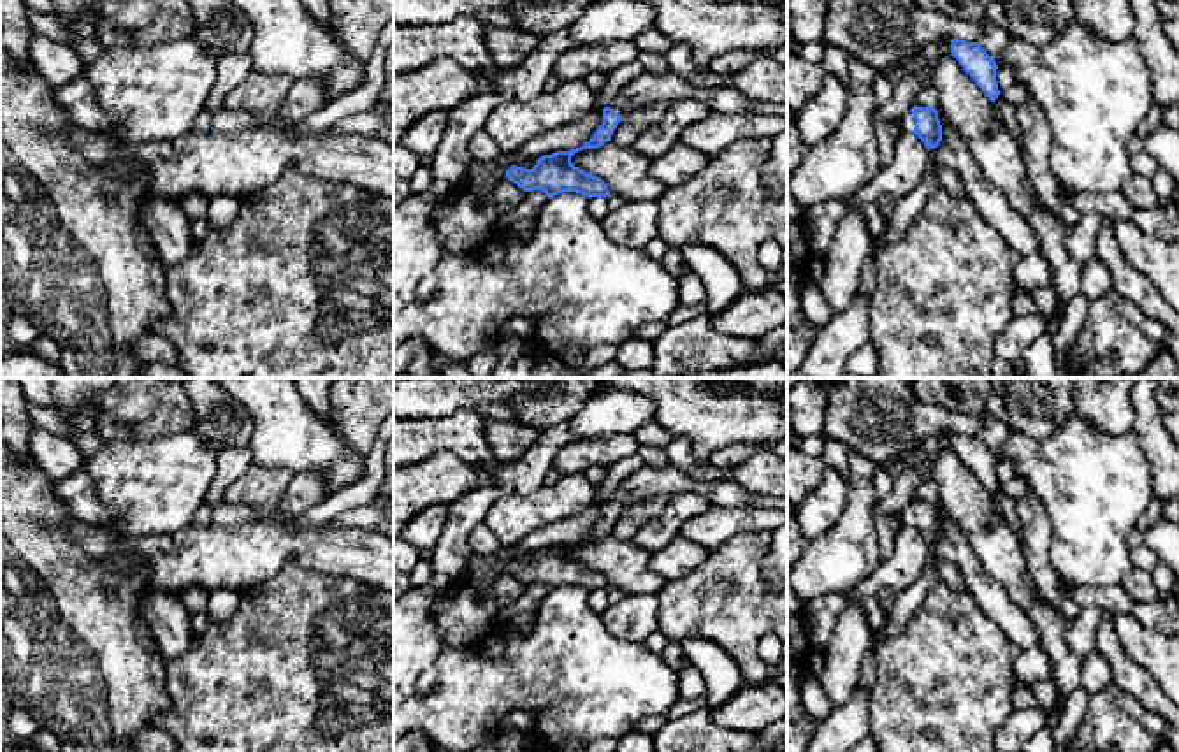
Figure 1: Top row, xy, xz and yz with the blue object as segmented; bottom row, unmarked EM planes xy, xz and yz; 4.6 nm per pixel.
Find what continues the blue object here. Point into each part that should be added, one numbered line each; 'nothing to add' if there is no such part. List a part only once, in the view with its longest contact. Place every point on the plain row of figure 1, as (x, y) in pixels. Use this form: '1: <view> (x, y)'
1: yz (905, 515)

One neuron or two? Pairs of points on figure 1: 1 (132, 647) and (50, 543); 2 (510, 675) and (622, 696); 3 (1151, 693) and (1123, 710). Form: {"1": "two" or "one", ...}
{"1": "one", "2": "one", "3": "two"}

